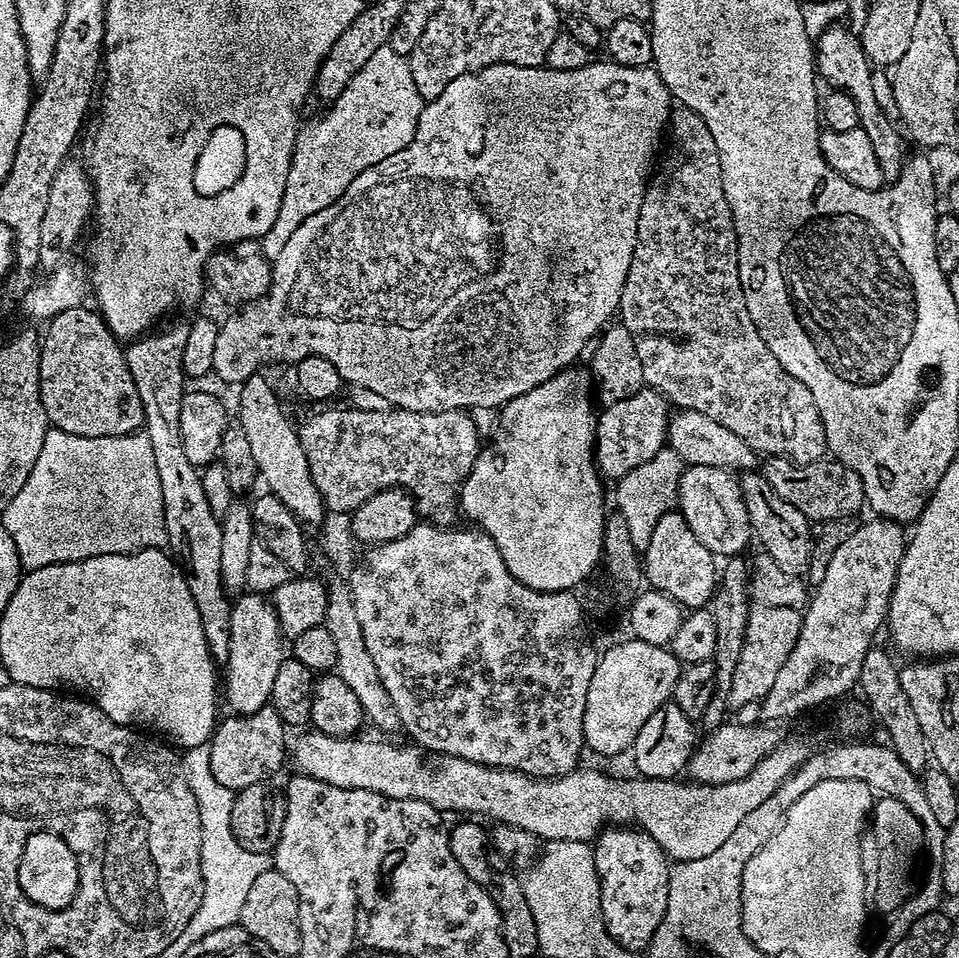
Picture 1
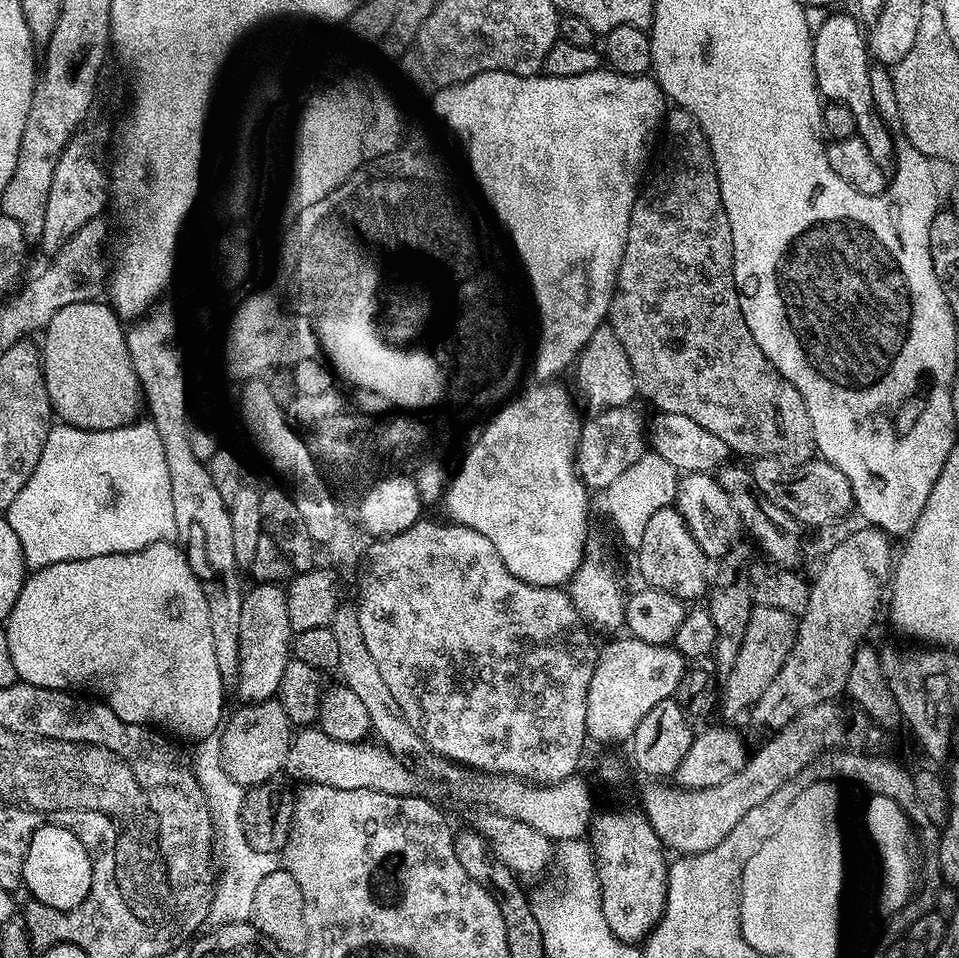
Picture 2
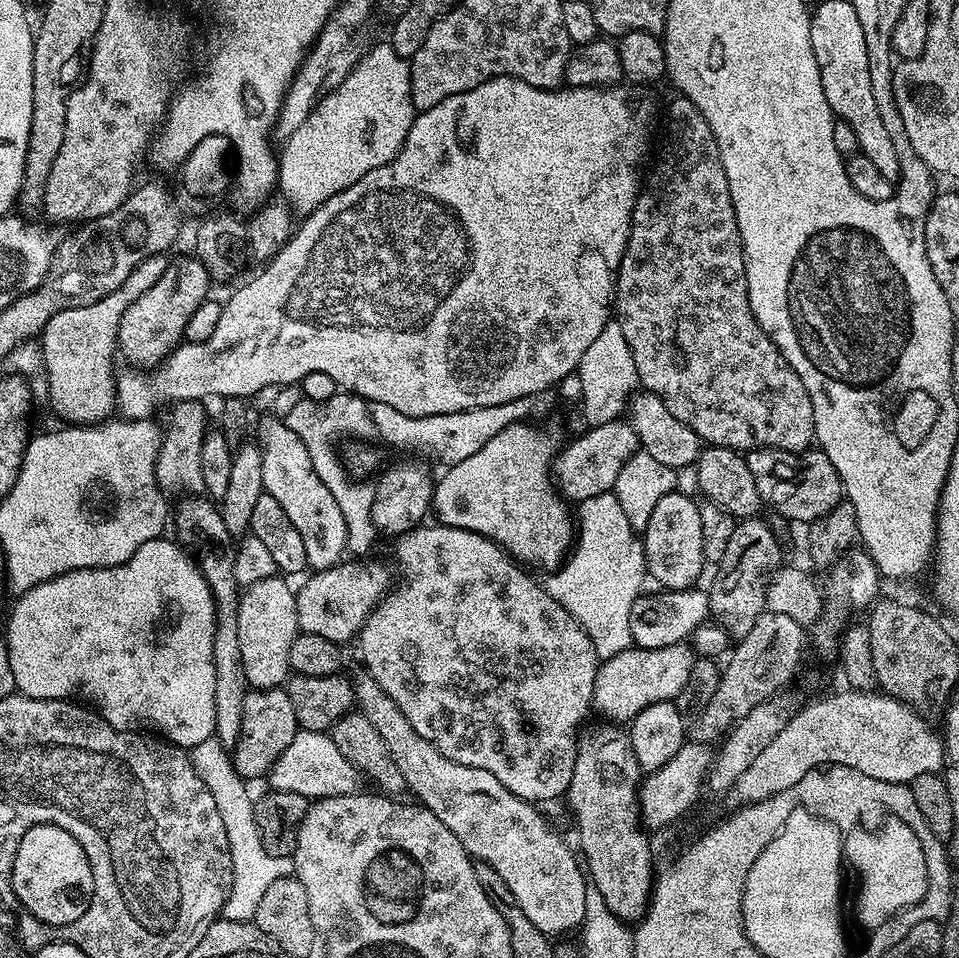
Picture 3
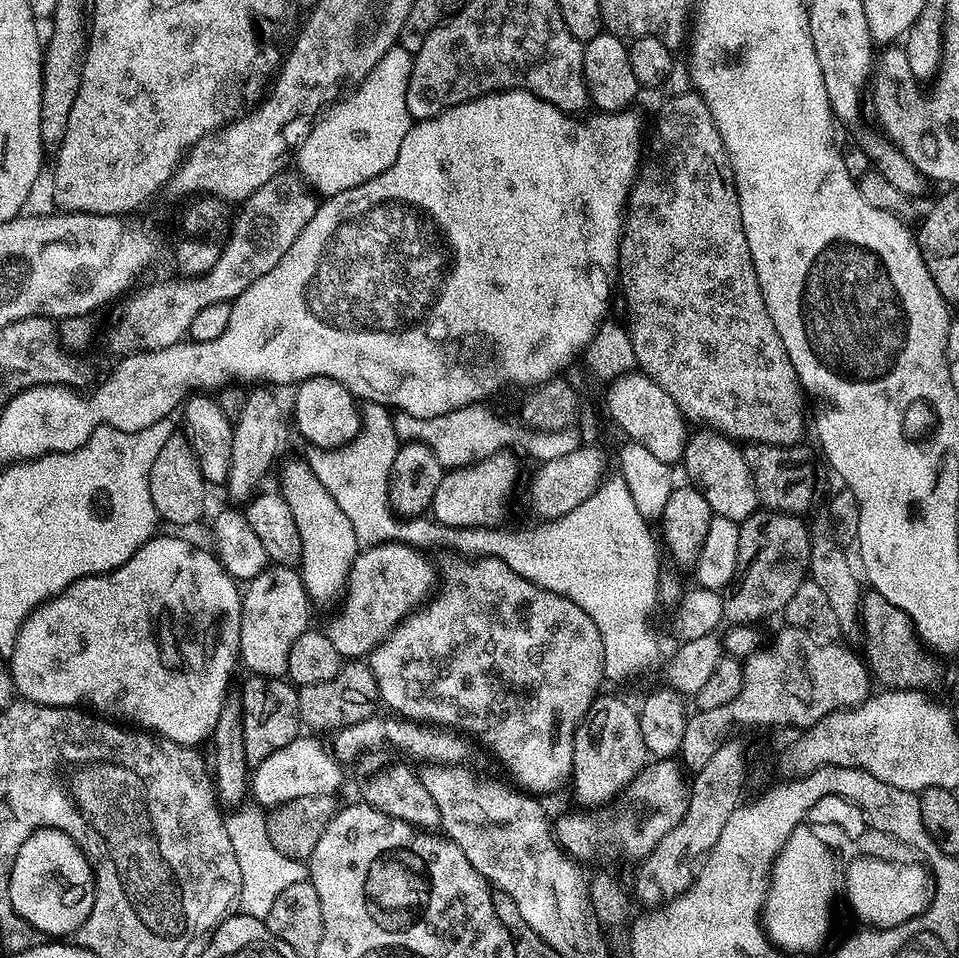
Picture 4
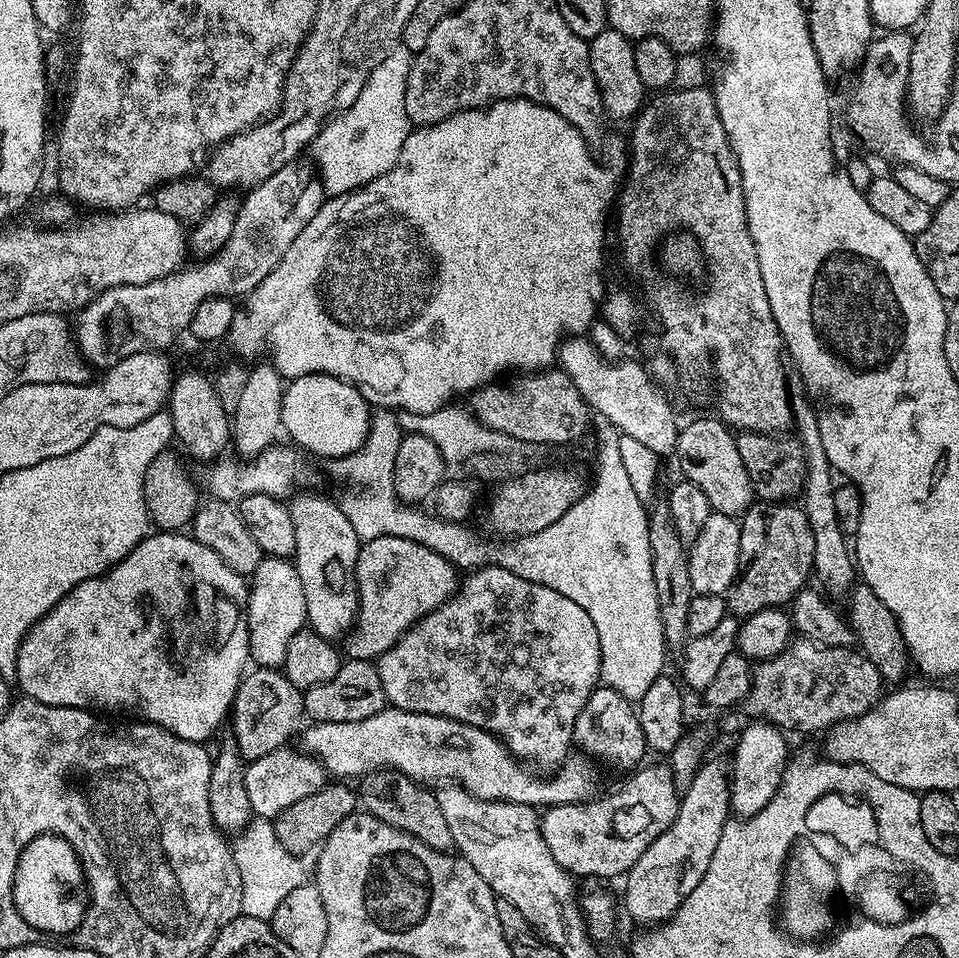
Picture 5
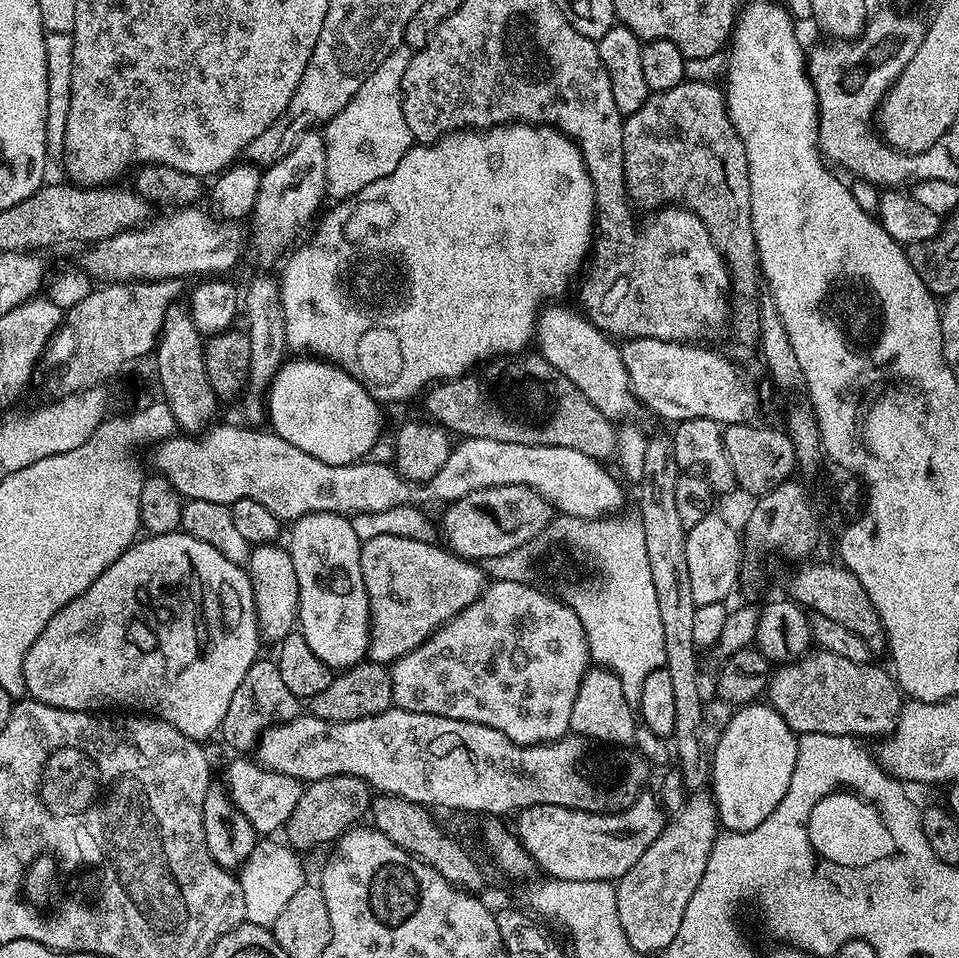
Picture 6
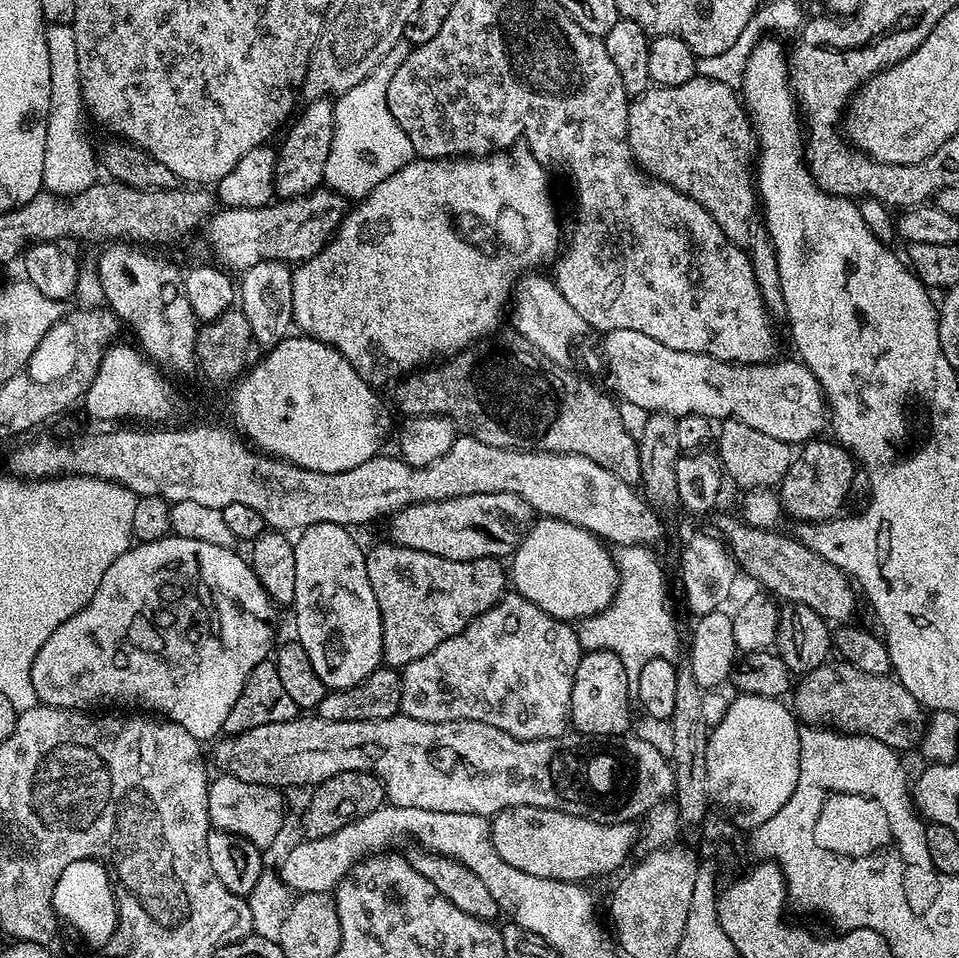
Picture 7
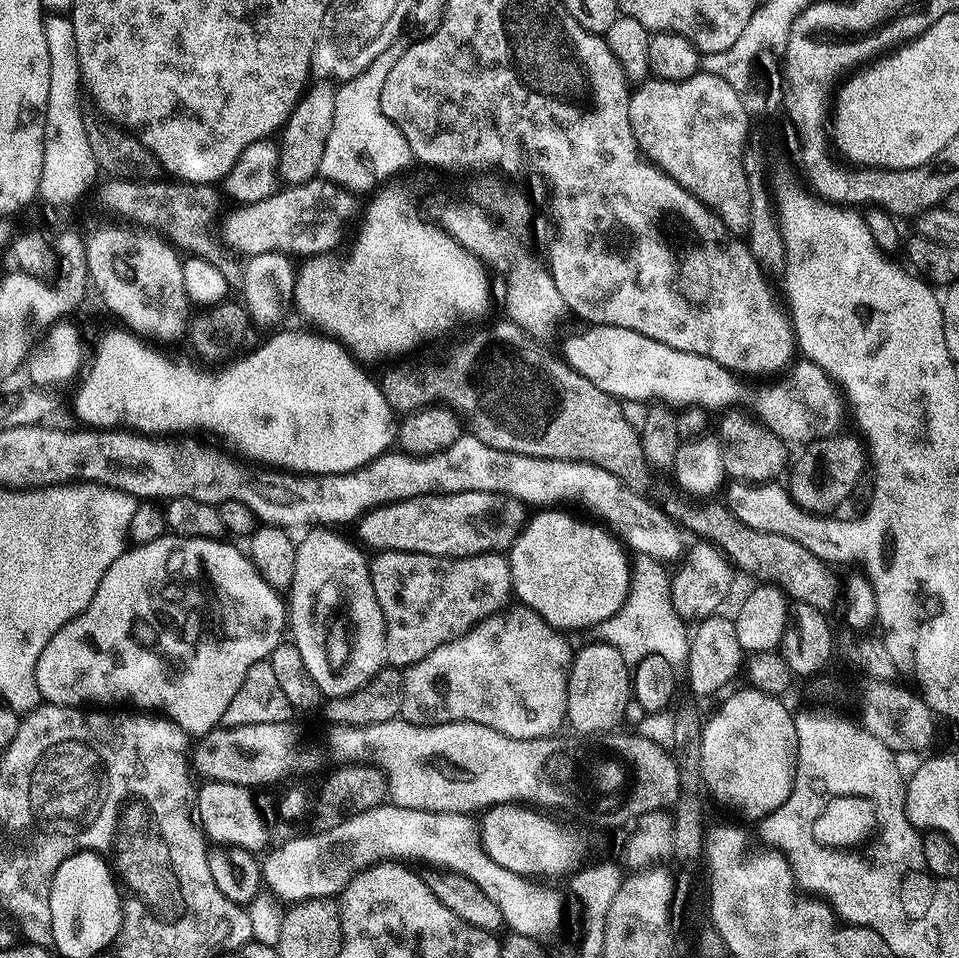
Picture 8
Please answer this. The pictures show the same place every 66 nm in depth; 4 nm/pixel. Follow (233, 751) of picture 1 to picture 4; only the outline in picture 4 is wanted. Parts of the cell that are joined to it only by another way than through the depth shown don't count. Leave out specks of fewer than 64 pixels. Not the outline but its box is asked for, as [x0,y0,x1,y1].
[240,675,301,766]

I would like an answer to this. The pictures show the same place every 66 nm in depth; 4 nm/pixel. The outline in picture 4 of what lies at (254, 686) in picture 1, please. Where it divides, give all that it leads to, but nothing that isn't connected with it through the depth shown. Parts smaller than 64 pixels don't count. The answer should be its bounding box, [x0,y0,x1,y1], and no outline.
[239,566,310,678]

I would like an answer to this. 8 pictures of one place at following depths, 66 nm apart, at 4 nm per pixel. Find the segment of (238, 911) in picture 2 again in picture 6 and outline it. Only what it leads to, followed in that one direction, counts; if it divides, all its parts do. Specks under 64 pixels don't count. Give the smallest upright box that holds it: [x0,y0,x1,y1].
[238,839,306,926]

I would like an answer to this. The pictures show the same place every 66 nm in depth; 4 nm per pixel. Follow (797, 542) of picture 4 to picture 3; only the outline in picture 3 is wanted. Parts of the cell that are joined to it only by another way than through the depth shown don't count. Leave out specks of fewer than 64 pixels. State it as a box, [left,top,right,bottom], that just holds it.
[708,518,784,638]

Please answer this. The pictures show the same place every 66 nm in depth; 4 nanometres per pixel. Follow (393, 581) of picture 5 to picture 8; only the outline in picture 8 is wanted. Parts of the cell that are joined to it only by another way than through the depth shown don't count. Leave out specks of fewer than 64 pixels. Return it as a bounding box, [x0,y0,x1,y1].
[368,552,514,670]

